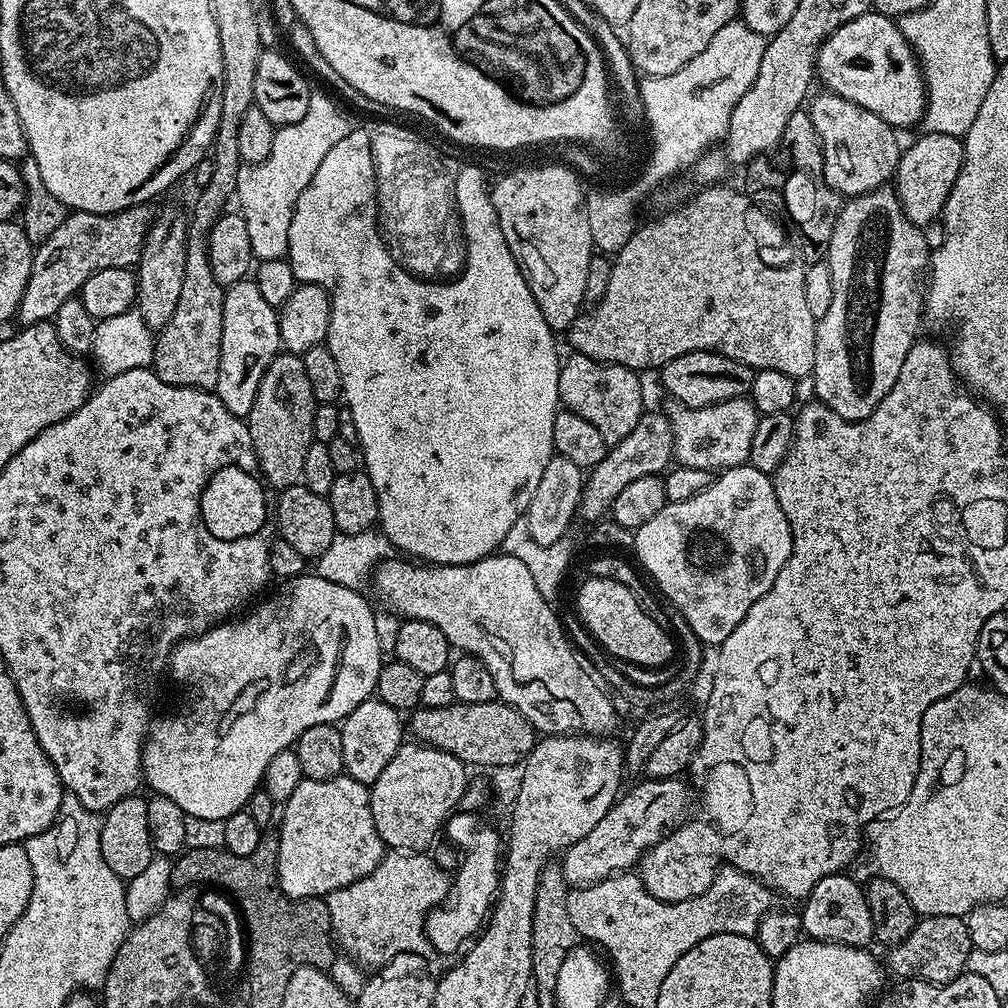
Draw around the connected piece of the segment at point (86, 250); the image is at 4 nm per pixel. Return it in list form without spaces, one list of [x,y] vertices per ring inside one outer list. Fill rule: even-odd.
[[[151,203],[139,204],[114,214],[69,211],[62,224],[33,251],[30,278],[18,313],[19,323],[27,326],[51,321],[58,314],[58,306],[73,299],[86,278],[98,274],[98,270],[139,265],[144,243],[152,229],[152,207]]]

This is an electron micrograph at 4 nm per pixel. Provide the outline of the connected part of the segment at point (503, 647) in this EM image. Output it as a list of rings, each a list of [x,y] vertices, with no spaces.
[[[493,554],[473,564],[434,564],[413,562],[408,558],[380,561],[374,573],[376,592],[384,599],[383,607],[404,620],[430,622],[446,634],[448,643],[461,653],[477,656],[494,678],[496,695],[530,721],[540,734],[562,736],[583,734],[607,737],[618,724],[616,710],[597,673],[576,657],[553,605],[538,594],[530,570],[518,558]]]

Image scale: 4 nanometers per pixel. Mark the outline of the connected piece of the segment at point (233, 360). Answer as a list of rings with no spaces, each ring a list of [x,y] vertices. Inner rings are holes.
[[[245,278],[227,285],[222,302],[222,354],[218,358],[218,382],[214,391],[222,406],[230,410],[230,414],[248,417],[250,406],[254,406],[254,398],[258,394],[258,386],[262,386],[262,374],[266,374],[270,362],[281,348],[280,317],[277,309],[272,308],[266,298],[262,298],[262,290],[258,290],[255,279]]]

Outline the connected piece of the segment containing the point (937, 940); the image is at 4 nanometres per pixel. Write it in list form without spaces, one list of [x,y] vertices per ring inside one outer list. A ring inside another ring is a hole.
[[[926,916],[917,919],[914,930],[910,930],[910,934],[902,938],[902,942],[887,949],[886,968],[891,975],[893,972],[896,978],[925,980],[927,984],[945,984],[964,975],[972,950],[968,926],[961,917]]]

